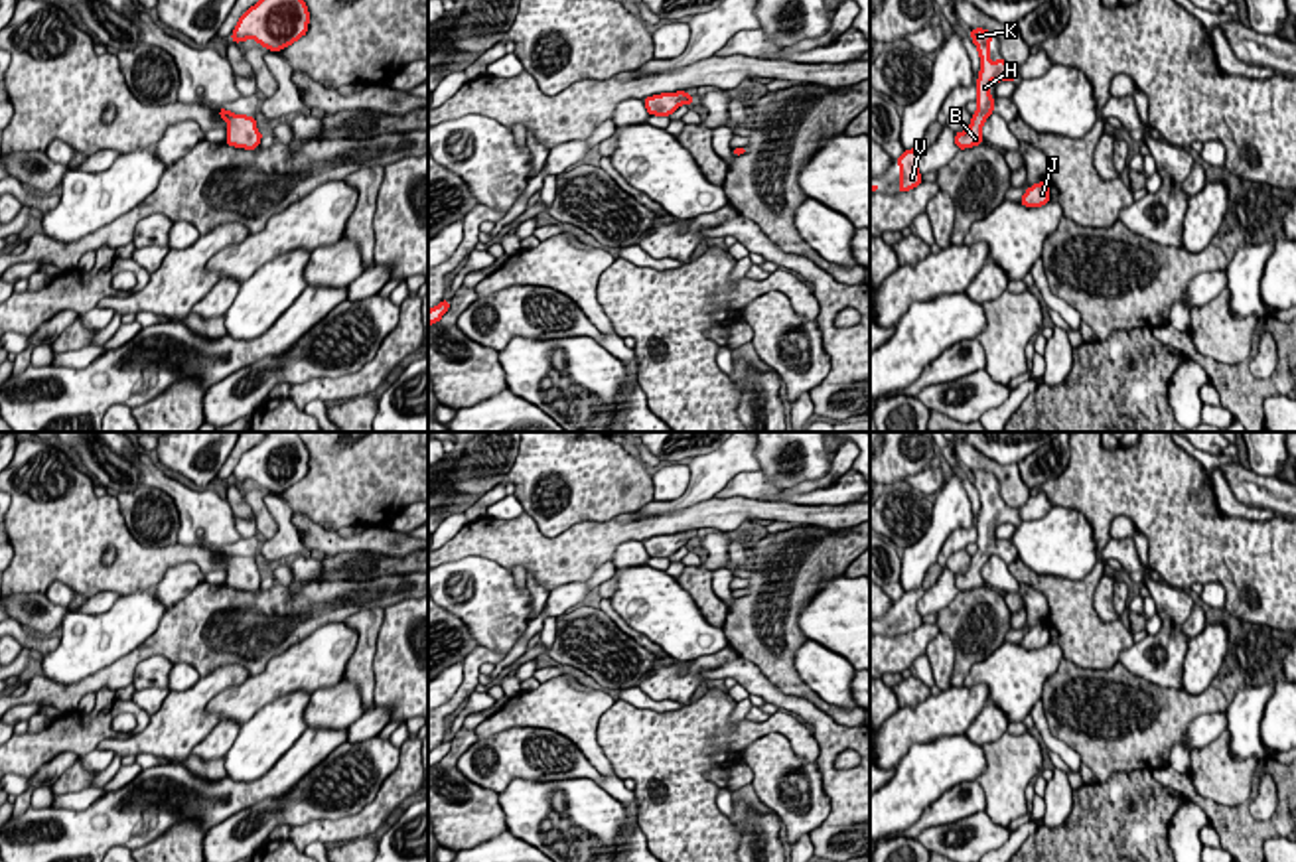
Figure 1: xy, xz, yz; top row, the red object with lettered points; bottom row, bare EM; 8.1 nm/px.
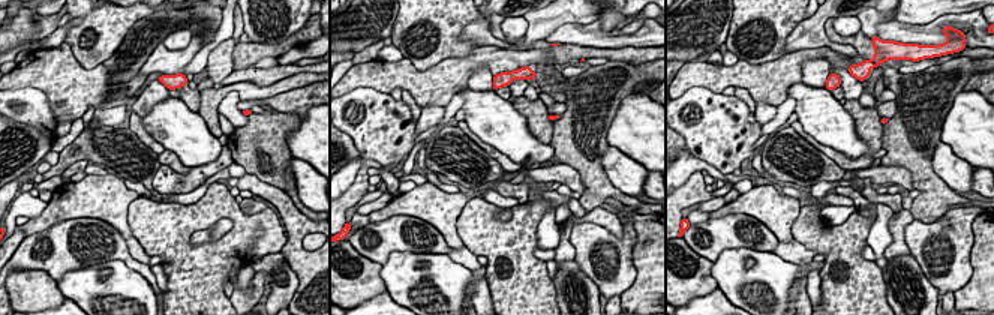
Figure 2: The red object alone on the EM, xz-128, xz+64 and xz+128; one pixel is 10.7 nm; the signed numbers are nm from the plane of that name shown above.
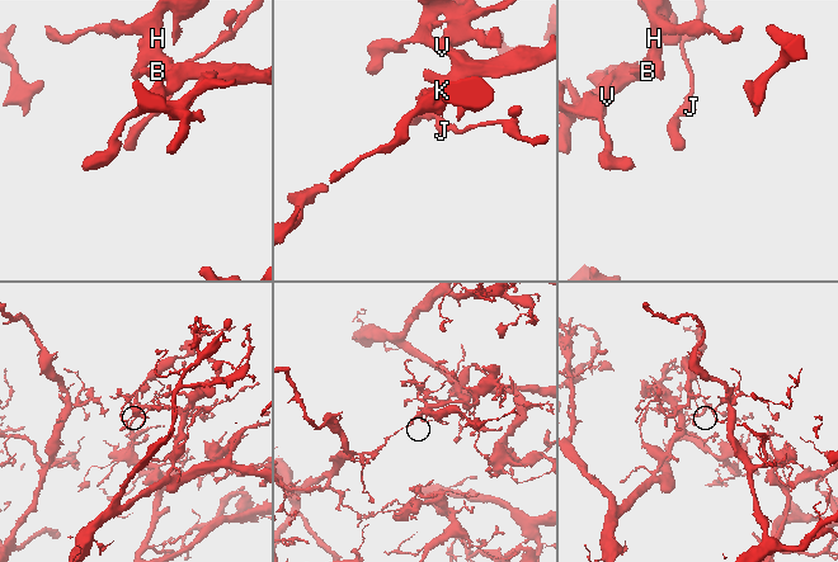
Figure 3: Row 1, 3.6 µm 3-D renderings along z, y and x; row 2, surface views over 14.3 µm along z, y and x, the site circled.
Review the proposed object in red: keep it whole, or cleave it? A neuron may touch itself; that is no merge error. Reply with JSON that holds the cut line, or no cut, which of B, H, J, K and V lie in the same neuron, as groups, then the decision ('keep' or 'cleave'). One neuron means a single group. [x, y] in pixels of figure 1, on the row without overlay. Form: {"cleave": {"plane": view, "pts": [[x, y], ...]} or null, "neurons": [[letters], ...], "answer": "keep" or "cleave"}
{"cleave": null, "neurons": [["B", "H", "J", "K", "V"]], "answer": "keep"}

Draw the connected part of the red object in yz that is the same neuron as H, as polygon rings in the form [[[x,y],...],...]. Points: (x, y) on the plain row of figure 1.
[[[974,469],[971,471],[972,485],[978,491],[980,513],[976,521],[976,554],[971,558],[971,568],[965,574],[955,574],[955,586],[959,592],[982,586],[982,566],[994,554],[994,542],[990,539],[990,525],[1018,523],[1018,509],[1008,507],[1002,499],[990,505],[990,481],[996,479],[992,473]]]

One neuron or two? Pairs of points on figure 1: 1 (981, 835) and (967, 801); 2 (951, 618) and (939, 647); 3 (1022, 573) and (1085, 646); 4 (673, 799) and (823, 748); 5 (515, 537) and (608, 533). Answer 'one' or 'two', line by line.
1: two
2: two
3: one
4: one
5: one

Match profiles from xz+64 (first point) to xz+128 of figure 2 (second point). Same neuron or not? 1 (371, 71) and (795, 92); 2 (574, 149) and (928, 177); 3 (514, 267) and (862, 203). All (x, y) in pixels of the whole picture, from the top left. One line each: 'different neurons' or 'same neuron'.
1: different neurons
2: same neuron
3: different neurons

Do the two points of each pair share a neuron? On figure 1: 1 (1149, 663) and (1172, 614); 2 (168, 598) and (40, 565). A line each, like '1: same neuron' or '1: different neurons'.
1: same neuron
2: different neurons

